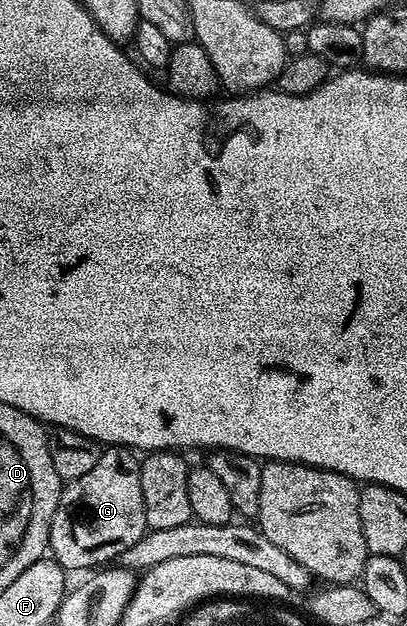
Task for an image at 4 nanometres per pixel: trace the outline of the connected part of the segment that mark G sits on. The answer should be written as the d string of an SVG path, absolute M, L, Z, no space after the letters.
M105 447L99 455L99 463L95 463L87 475L79 475L79 479L68 482L62 488L49 528L48 548L52 560L59 562L62 569L89 571L116 562L121 553L131 547L131 543L146 533L140 470L141 462L134 450Z

